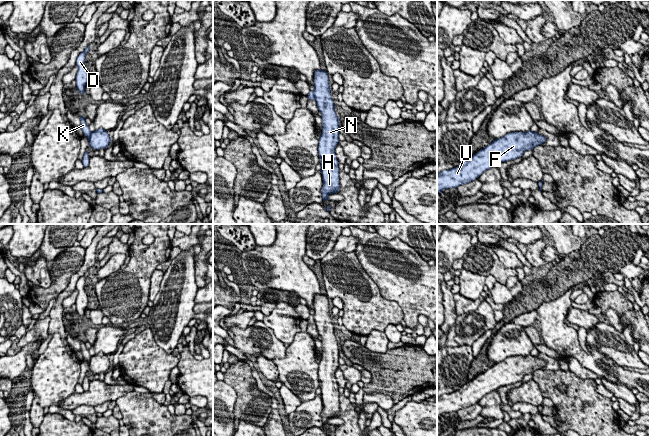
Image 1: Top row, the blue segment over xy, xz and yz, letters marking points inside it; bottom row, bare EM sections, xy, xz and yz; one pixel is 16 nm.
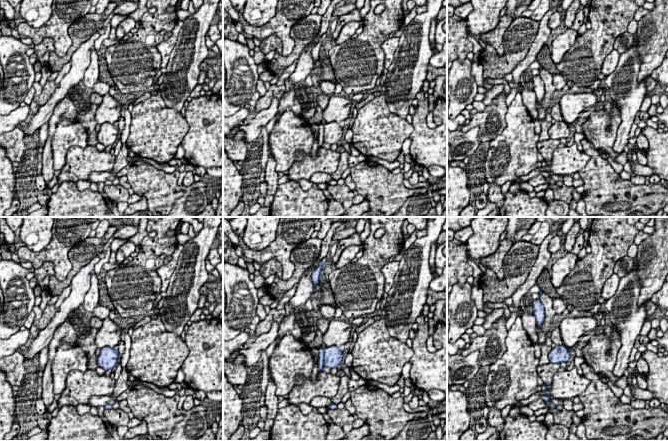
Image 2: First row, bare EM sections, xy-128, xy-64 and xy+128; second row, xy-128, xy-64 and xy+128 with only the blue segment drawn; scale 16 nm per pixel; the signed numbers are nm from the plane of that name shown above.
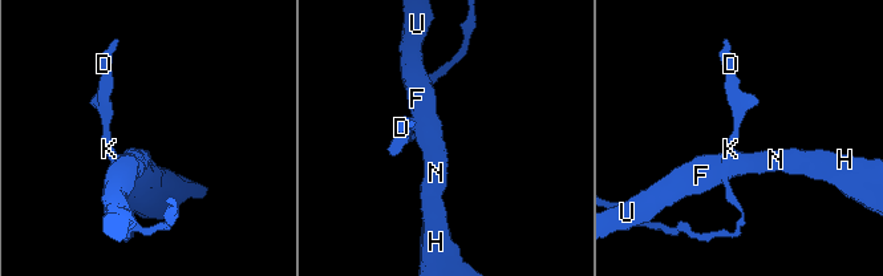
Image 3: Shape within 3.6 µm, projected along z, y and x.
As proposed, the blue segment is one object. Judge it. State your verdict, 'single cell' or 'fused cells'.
fused cells

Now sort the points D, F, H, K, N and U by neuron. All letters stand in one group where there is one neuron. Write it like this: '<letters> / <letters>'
D K / F H N U

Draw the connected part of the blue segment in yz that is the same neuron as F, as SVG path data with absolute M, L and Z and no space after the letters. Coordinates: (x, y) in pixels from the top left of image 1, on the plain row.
M511 356L495 363L476 378L468 381L458 391L437 398L437 417L444 413L457 412L478 402L483 396L501 386L514 384L527 374L541 369L546 361L537 356Z

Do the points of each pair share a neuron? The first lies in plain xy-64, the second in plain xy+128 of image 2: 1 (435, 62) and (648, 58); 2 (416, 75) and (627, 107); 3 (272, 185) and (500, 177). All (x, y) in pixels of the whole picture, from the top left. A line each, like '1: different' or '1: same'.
1: different
2: same
3: different

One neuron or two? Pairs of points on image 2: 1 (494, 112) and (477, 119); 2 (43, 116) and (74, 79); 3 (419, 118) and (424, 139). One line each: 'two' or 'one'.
1: one
2: one
3: one

